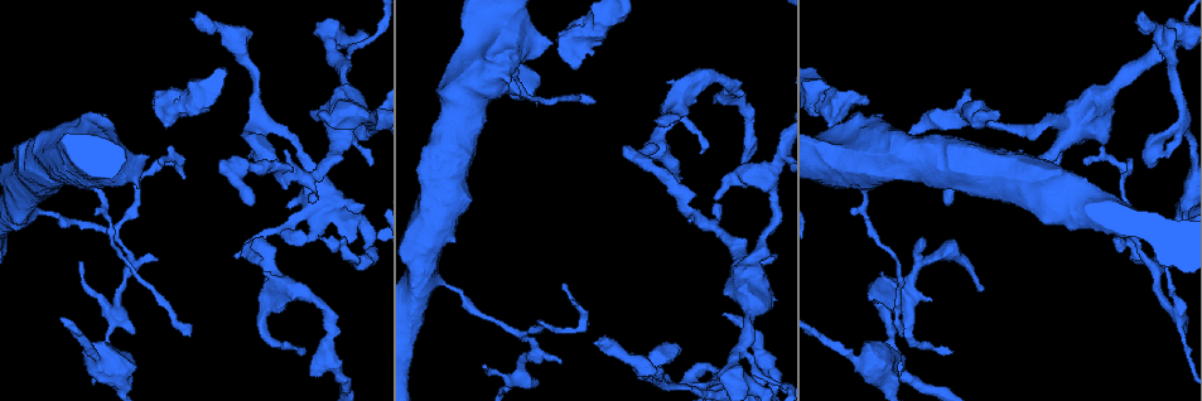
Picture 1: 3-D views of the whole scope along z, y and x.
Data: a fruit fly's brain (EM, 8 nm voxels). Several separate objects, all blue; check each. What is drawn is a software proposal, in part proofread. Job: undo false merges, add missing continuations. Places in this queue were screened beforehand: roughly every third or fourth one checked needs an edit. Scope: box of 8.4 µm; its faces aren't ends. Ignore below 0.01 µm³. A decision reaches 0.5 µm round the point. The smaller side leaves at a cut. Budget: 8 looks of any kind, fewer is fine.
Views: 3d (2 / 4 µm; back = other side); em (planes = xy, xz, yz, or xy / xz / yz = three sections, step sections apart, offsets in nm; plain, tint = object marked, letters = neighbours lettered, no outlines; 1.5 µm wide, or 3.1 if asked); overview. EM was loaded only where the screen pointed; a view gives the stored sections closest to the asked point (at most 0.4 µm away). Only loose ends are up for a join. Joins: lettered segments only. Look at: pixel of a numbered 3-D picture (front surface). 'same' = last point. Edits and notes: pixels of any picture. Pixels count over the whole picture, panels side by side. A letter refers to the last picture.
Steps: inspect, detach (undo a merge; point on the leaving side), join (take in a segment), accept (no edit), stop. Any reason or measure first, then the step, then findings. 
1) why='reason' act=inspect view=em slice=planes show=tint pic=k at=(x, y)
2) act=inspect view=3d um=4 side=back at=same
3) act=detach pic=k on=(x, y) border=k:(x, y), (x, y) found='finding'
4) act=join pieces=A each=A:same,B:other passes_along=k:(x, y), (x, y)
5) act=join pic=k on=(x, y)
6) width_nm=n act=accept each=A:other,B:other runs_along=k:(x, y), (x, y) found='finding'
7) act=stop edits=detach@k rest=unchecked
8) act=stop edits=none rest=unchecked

why='free end' act=inspect view=3d um=2 pic=1 at=(715, 200)

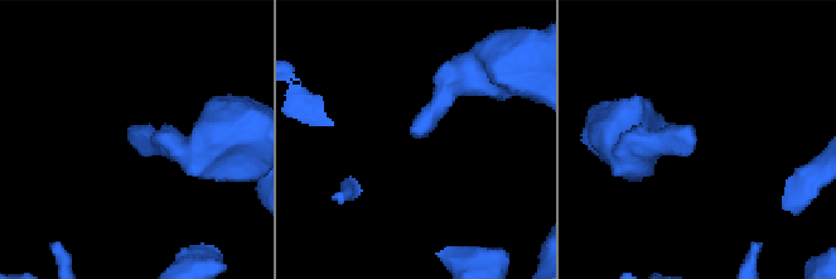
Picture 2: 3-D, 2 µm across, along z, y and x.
act=inspect view=em slice=yz step=4 show=tint pic=2 at=(414, 129)

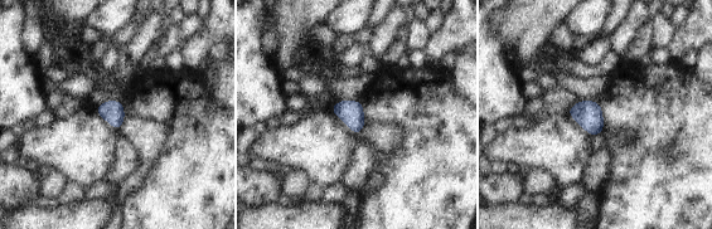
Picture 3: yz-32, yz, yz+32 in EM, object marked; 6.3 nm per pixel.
act=inspect view=em slice=yz step=4 show=letters at=same

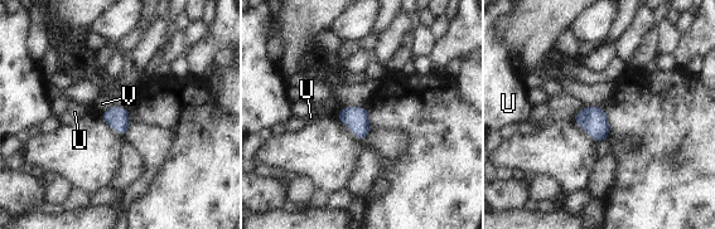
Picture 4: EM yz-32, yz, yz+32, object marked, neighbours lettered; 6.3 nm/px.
width_nm=140 act=accept each=U:other,V:other border=4:(112, 106), (101, 113) found='none of them fits'

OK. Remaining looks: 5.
why='narrows sharply' act=inspect view=3d um=4 pic=1 at=(36, 213)

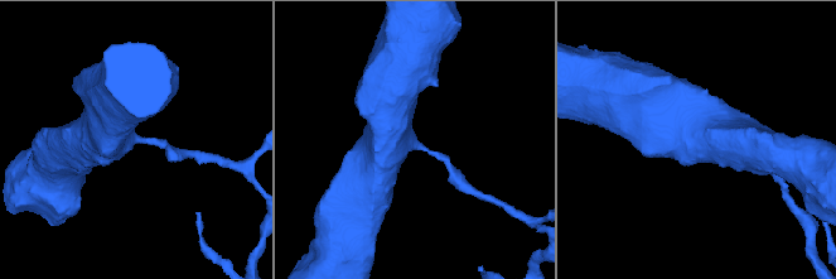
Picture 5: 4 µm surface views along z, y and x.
act=inspect view=em slice=planes show=letters pic=5 at=(417, 144)

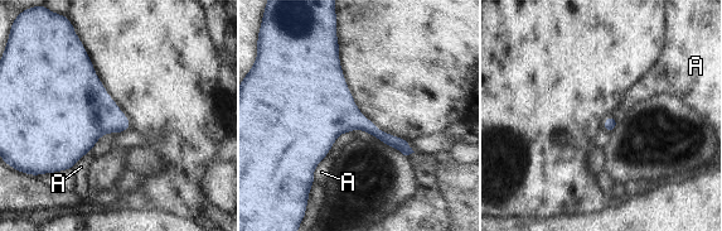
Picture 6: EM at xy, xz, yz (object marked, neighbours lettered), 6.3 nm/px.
width_nm=80 act=accept each=A:other border=6:(349, 131), (316, 165), (313, 182) found='all the same cell'

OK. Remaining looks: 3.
why='abrupt turn' act=inspect view=em slice=xz step=4 show=letters pic=1 at=(179, 167)

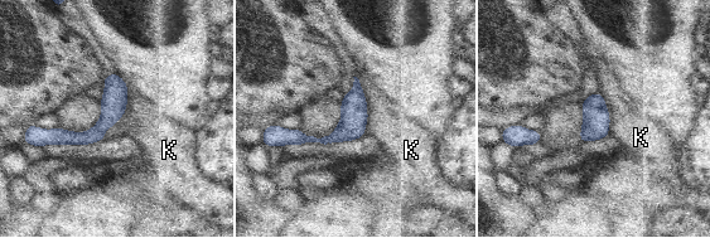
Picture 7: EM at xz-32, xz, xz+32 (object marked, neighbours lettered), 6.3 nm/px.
act=accept each=K:other border=7:(356, 76), (366, 101), (366, 132) found='one cell here'

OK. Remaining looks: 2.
act=stop edits=none rest=unchecked

